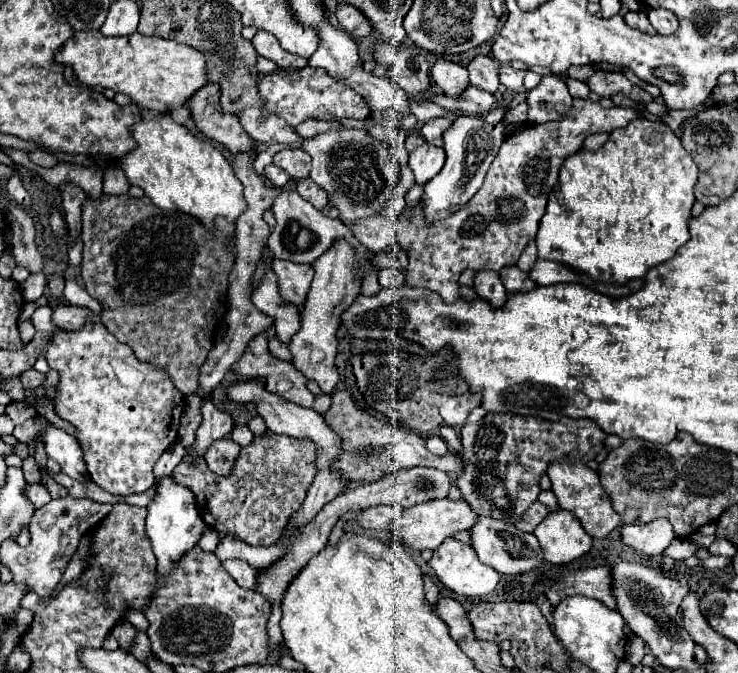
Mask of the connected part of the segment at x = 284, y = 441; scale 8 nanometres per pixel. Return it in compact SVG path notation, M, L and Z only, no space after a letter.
M265 431L263 435L255 435L247 447L241 447L229 477L219 477L211 473L207 465L191 465L183 459L173 473L173 481L195 493L201 517L217 531L219 539L233 535L247 545L267 547L279 539L293 511L299 511L303 505L307 489L317 473L315 459L313 441Z

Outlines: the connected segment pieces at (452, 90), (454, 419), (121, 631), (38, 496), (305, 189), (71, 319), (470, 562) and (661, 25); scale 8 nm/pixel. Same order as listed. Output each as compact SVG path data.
M447 59L435 61L435 65L431 69L431 79L449 95L457 95L469 85L467 69L453 61L447 61Z
M471 393L451 396L440 406L439 413L449 427L463 427L469 411L475 409L479 405L479 401L481 401L481 397L471 395Z
M121 621L121 623L113 629L113 637L117 639L119 647L125 649L125 651L131 649L131 645L133 645L133 641L135 641L135 635L137 635L137 631L135 631L135 627L133 627L129 621Z
M27 484L27 487L25 487L25 496L27 499L31 499L31 503L35 507L43 507L43 505L47 505L51 501L49 492L40 484Z
M309 177L297 181L297 193L309 203L313 203L317 209L323 209L327 205L327 193L317 183L313 183Z
M57 305L53 311L53 323L61 329L67 331L77 331L81 329L89 319L89 309L87 307L77 307L77 305Z
M445 539L435 551L433 551L433 557L429 559L429 567L431 567L431 573L433 577L437 577L437 581L447 589L451 591L453 595L459 595L459 597L481 597L481 595L487 595L495 589L495 585L499 583L499 573L495 569L491 569L489 565L483 565L477 557L477 553L467 545L467 543L461 543L461 541L455 541L455 539Z
M649 9L647 17L649 17L651 25L659 31L659 35L671 35L679 27L677 17L667 9Z

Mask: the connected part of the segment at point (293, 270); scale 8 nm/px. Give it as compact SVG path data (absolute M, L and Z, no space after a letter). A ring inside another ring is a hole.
M273 259L273 271L279 279L279 295L297 307L303 307L313 279L313 267L291 265L291 261Z

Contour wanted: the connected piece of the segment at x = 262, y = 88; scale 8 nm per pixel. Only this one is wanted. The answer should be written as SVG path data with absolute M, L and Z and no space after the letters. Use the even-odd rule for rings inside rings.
M279 69L277 73L269 73L259 81L259 95L263 99L263 105L269 113L279 115L289 125L299 125L307 119L341 119L341 117L353 117L353 119L367 119L369 107L365 105L365 99L355 93L351 87L337 83L331 79L323 69Z

